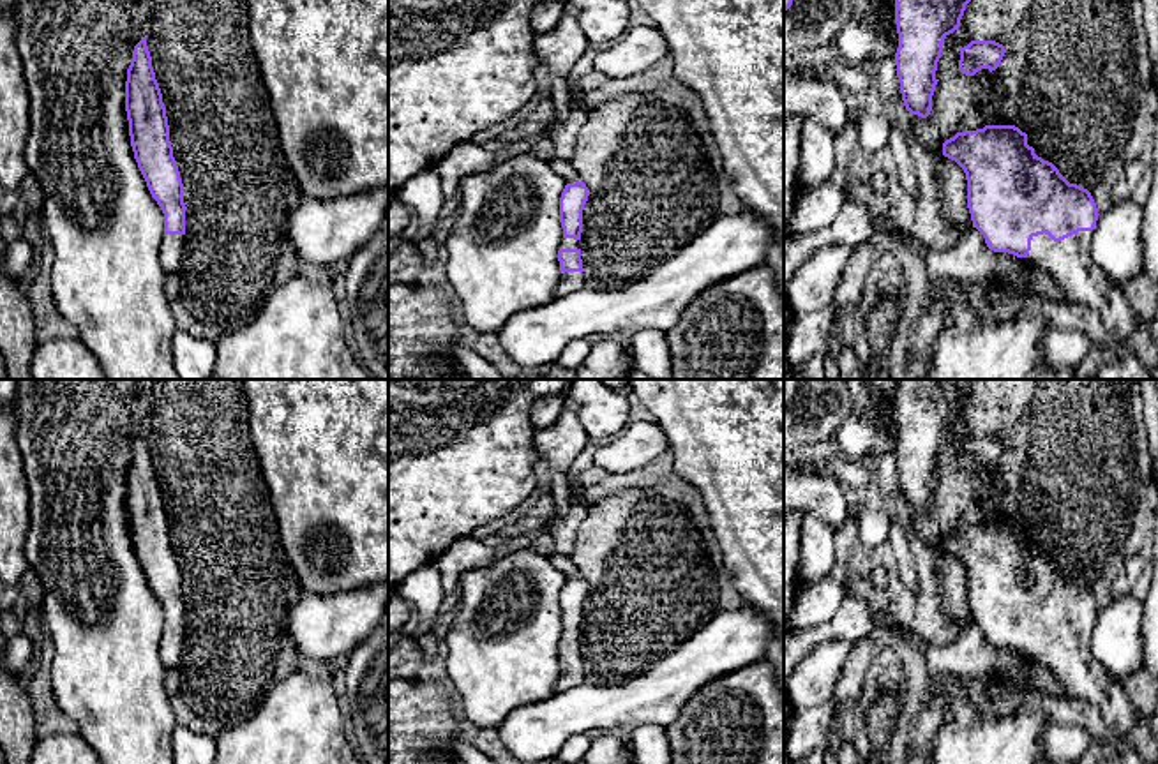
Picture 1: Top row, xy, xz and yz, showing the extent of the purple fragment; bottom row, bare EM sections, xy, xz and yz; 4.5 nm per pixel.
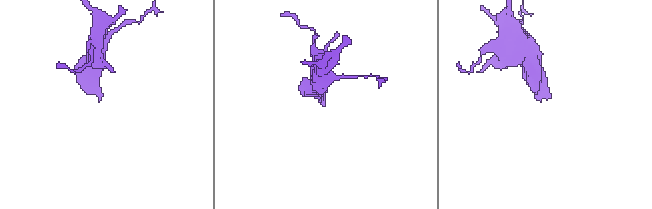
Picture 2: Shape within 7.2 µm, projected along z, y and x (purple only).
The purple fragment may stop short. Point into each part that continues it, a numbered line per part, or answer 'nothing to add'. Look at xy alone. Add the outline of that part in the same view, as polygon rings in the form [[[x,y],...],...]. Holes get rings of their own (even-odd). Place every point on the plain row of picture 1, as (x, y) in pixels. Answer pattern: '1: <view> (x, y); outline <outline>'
1: xy (172, 641); outline [[[164,630],[161,637],[161,662],[164,669],[175,669],[182,658],[185,630]]]

